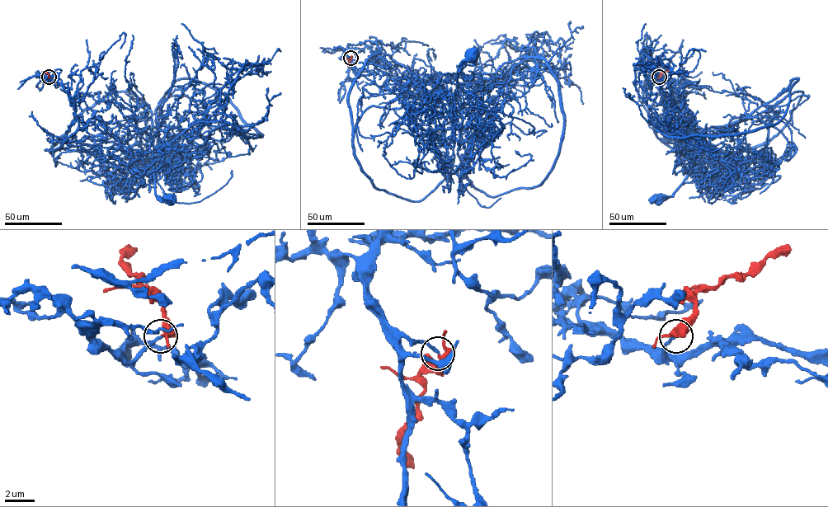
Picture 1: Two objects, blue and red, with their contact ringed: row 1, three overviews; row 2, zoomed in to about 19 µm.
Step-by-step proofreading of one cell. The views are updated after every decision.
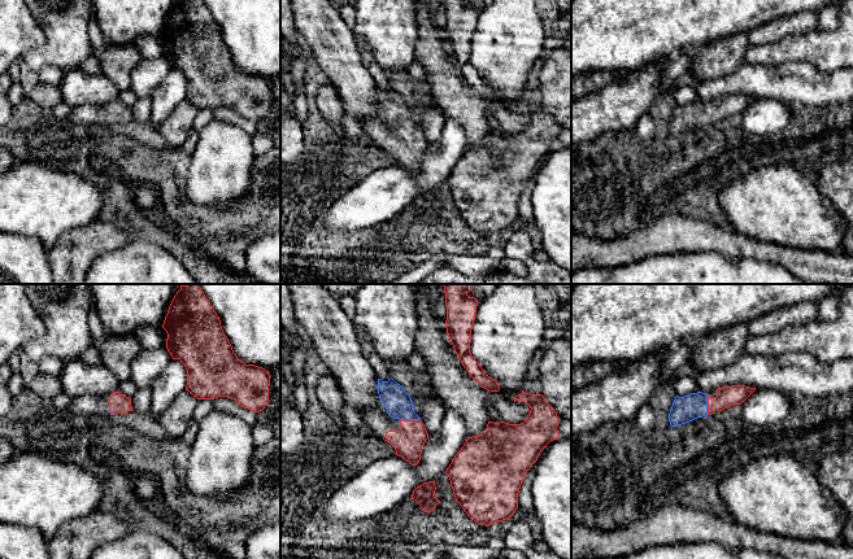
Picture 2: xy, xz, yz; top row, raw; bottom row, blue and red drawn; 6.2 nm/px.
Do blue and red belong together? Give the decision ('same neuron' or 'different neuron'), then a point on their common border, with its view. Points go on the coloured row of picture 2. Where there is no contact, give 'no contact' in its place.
same neuron | xz (409, 419)

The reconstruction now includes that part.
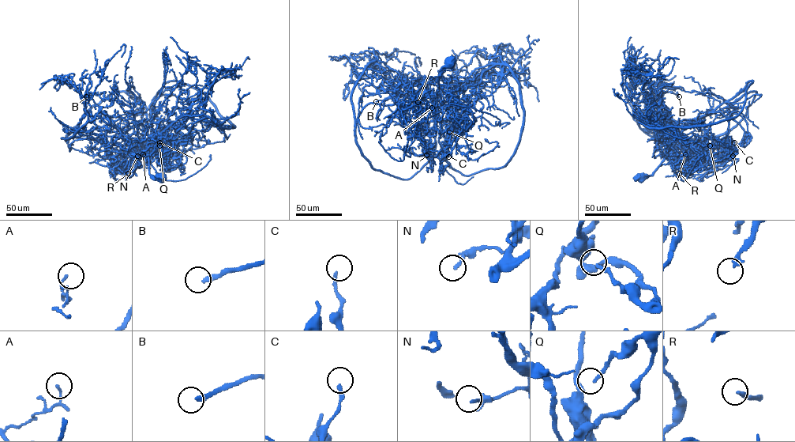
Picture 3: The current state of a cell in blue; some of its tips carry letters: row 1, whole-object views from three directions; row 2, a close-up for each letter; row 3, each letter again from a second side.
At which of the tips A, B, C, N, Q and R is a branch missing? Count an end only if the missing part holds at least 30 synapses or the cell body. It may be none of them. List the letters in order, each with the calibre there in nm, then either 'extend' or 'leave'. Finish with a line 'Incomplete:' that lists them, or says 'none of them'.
A: 110 nm thick; leave
B: 280 nm thick; extend
C: 180 nm thick; leave
N: 140 nm thick; leave
Q: 130 nm thick; leave
R: 200 nm thick; extend
Incomplete: B, R

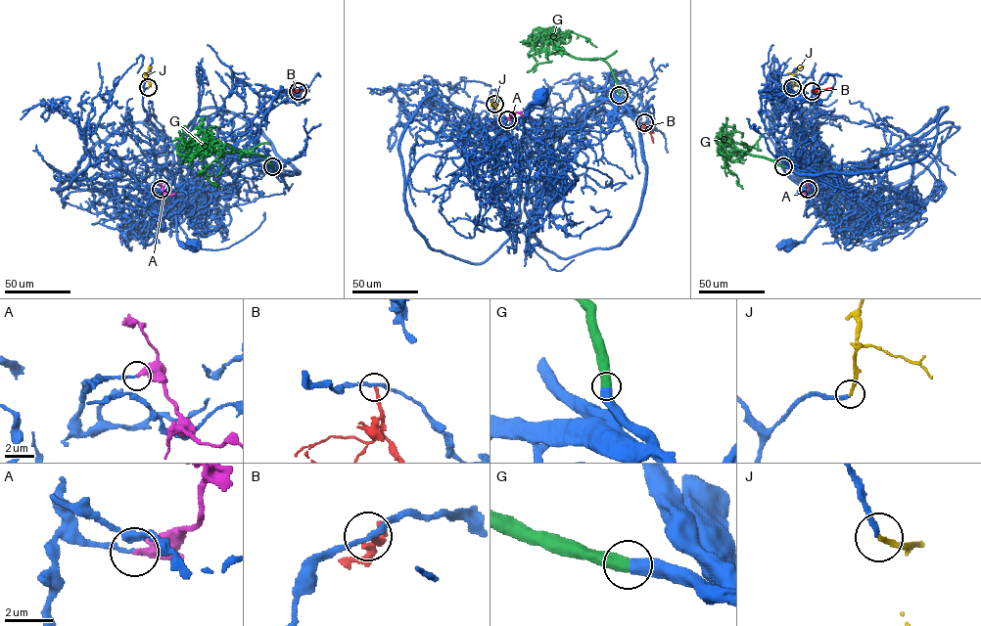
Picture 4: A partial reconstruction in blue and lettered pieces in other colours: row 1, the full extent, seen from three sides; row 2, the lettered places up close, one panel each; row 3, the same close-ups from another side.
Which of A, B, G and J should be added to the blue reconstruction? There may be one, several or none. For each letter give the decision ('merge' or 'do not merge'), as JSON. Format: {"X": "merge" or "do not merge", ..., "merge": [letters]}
{"A": "merge", "B": "do not merge", "G": "do not merge", "J": "merge", "merge": ["A", "J"]}

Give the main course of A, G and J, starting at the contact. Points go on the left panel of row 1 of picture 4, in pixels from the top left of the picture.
A: (161, 189), (166, 195), (174, 194)
G: (272, 166), (264, 156), (212, 150), (206, 143), (220, 149), (221, 155), (205, 170), (206, 178), (219, 189)
J: (148, 87), (150, 83), (146, 73), (150, 66)

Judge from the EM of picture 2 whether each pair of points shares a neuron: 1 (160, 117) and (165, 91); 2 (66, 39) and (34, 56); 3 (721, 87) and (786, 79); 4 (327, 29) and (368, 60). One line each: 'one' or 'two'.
1: one
2: one
3: one
4: two

